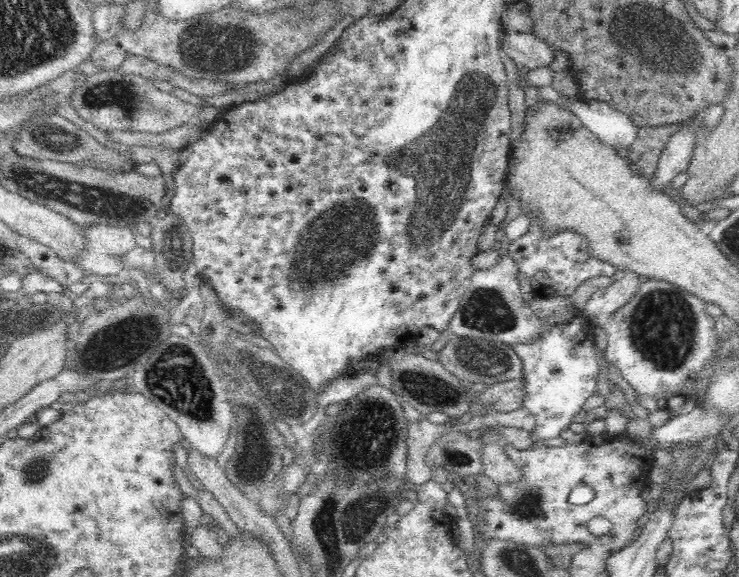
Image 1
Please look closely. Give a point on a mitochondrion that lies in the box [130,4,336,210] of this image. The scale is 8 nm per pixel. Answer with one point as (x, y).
(224, 45)

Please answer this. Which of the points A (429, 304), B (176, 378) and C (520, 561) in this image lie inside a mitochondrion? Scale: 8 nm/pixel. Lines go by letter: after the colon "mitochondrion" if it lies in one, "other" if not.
A: other
B: mitochondrion
C: mitochondrion

